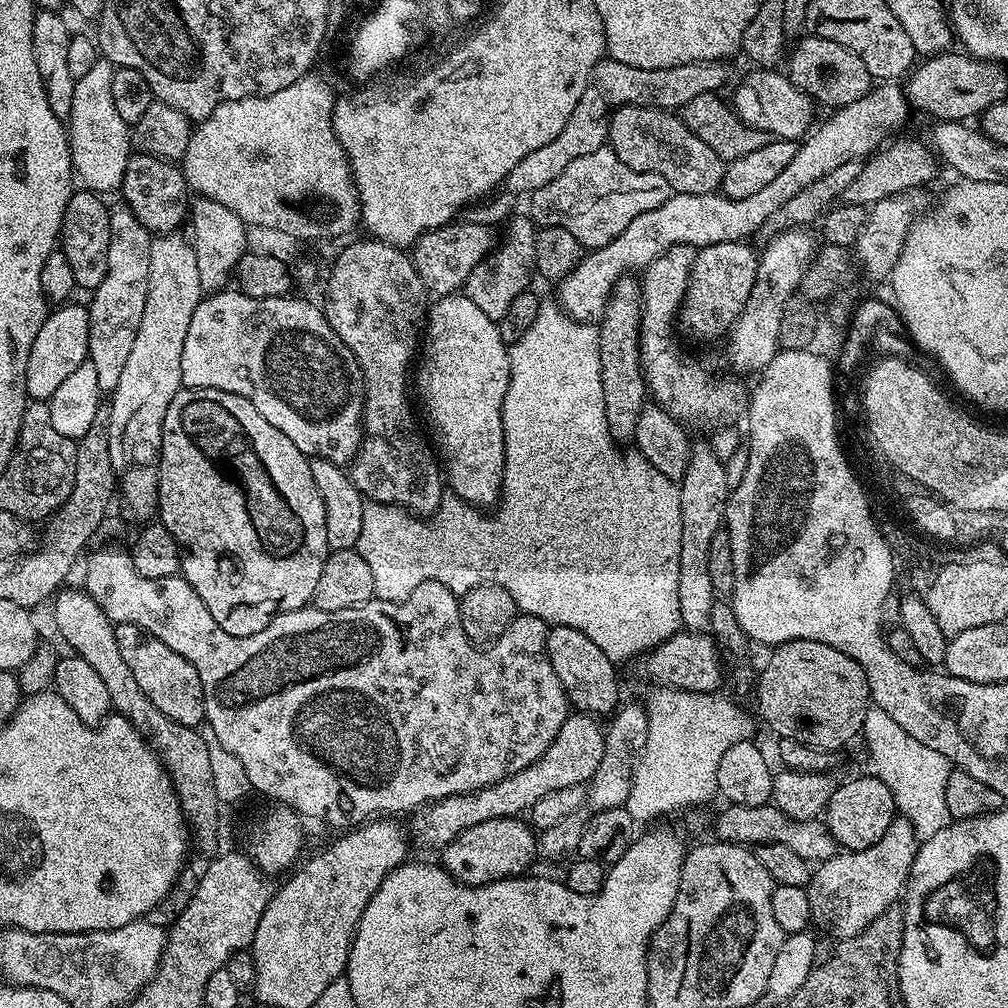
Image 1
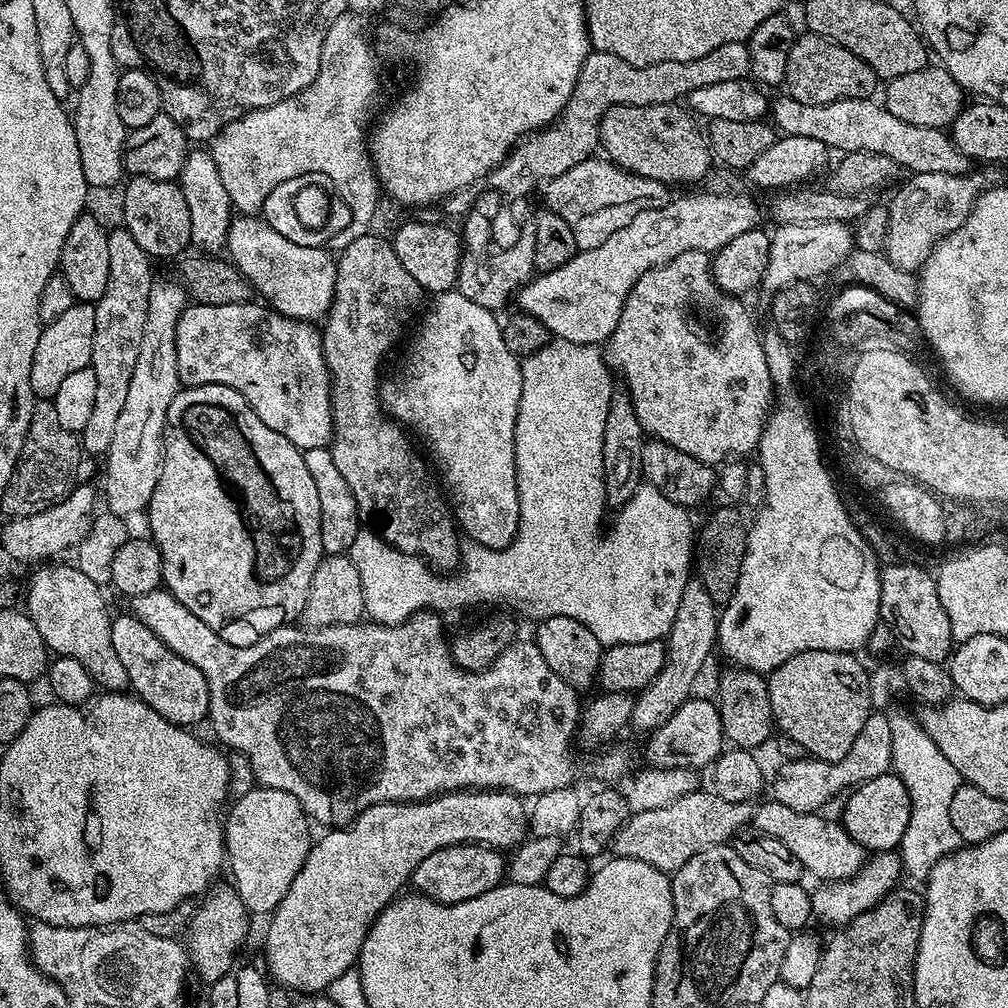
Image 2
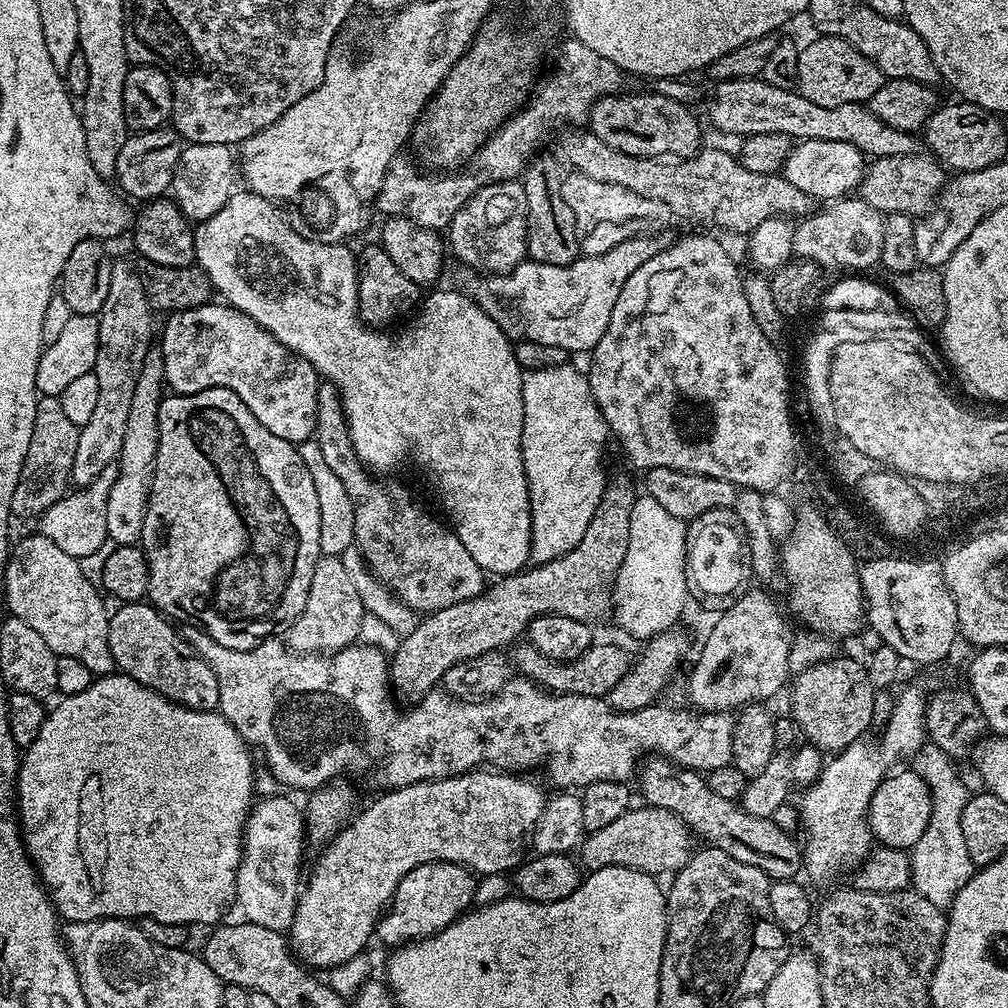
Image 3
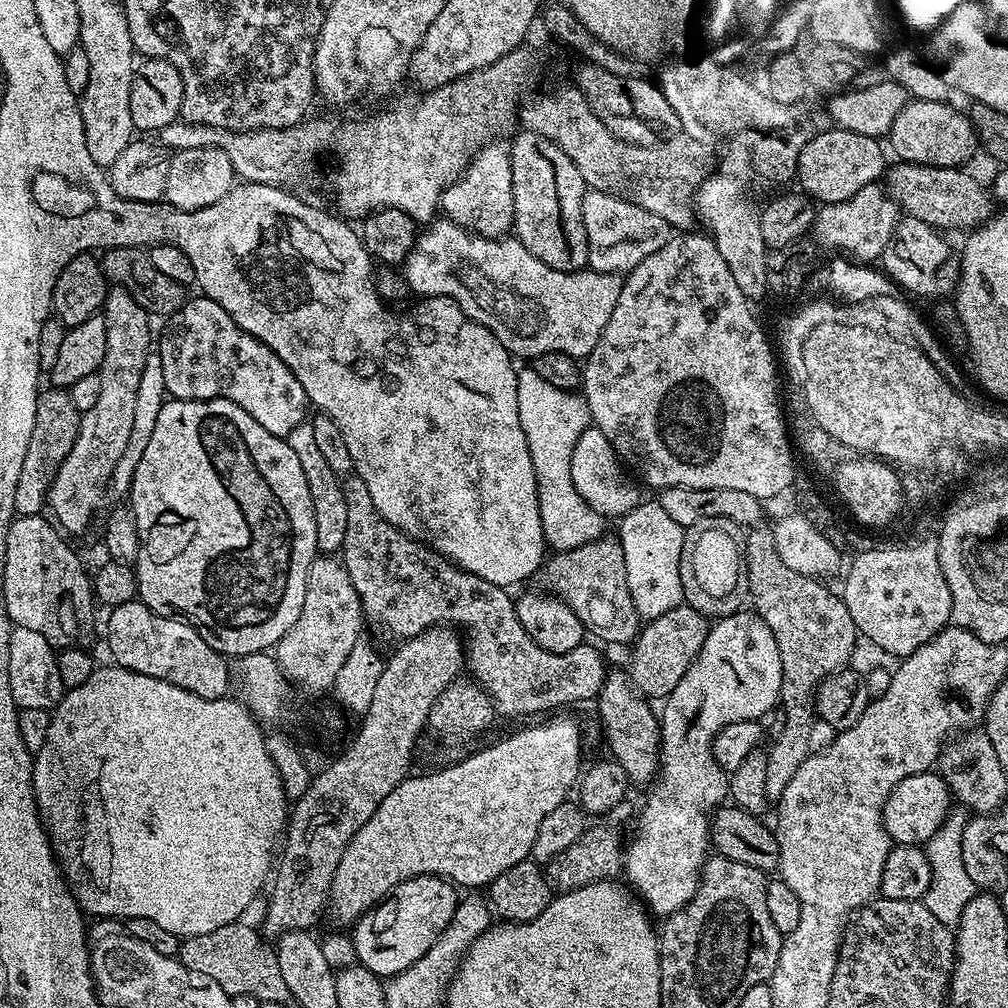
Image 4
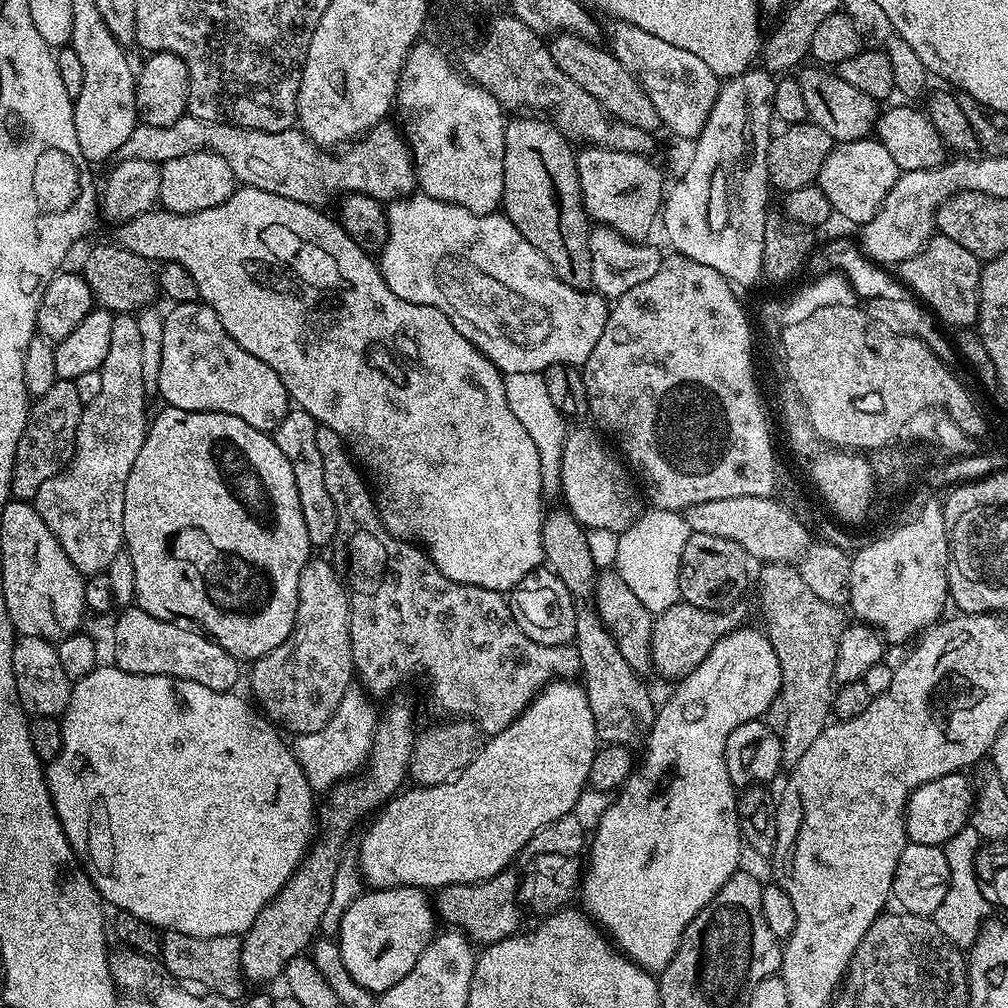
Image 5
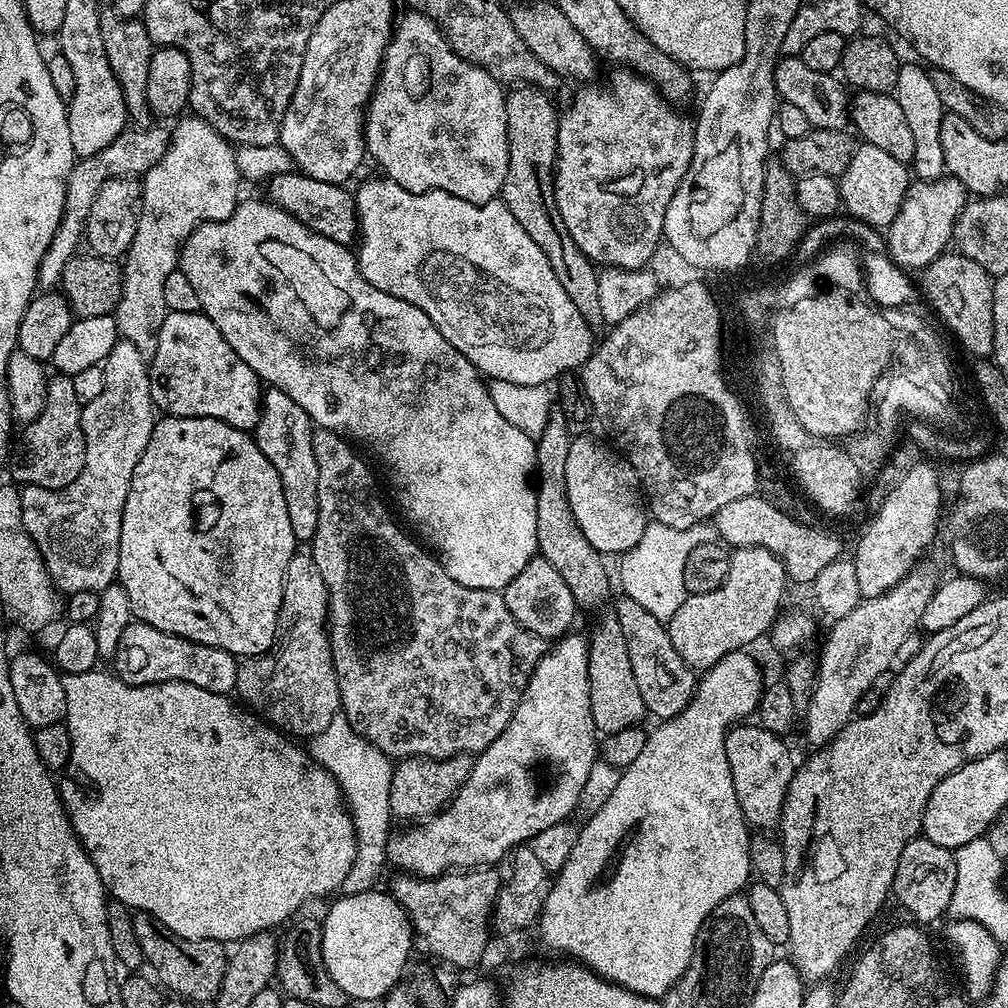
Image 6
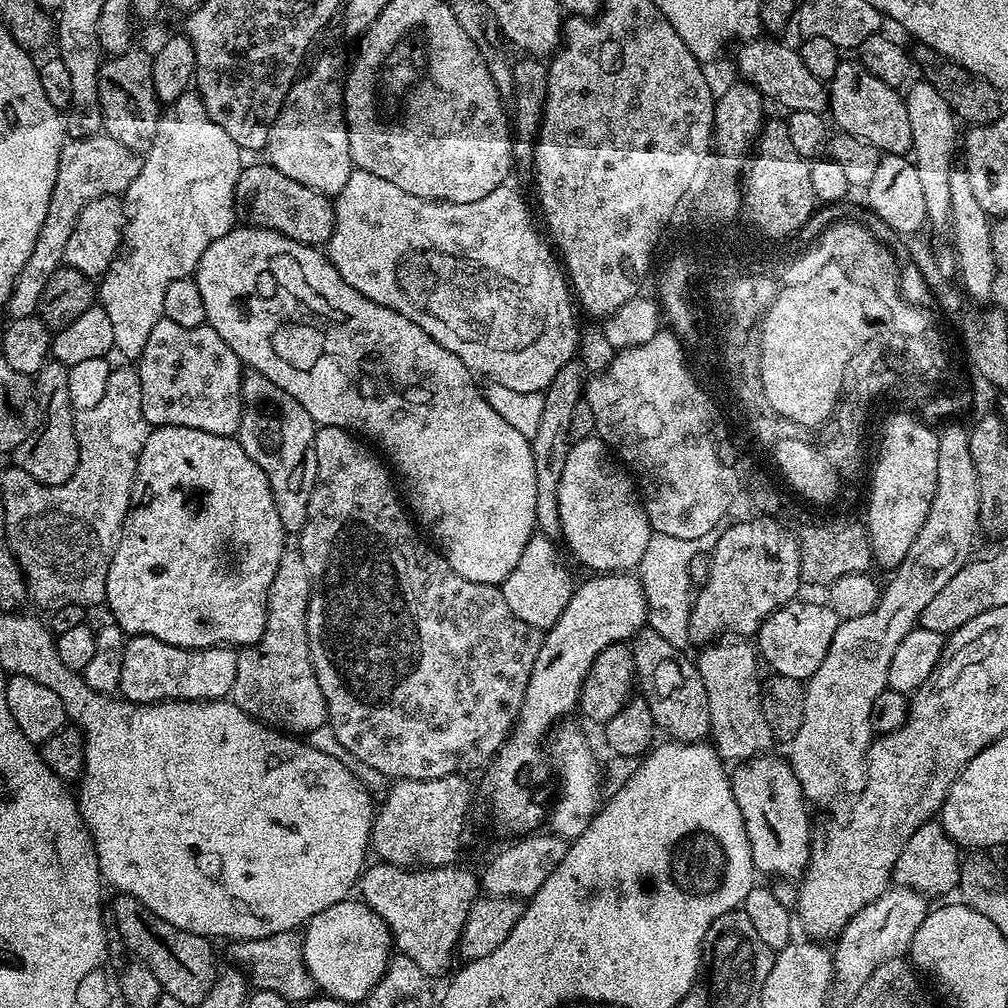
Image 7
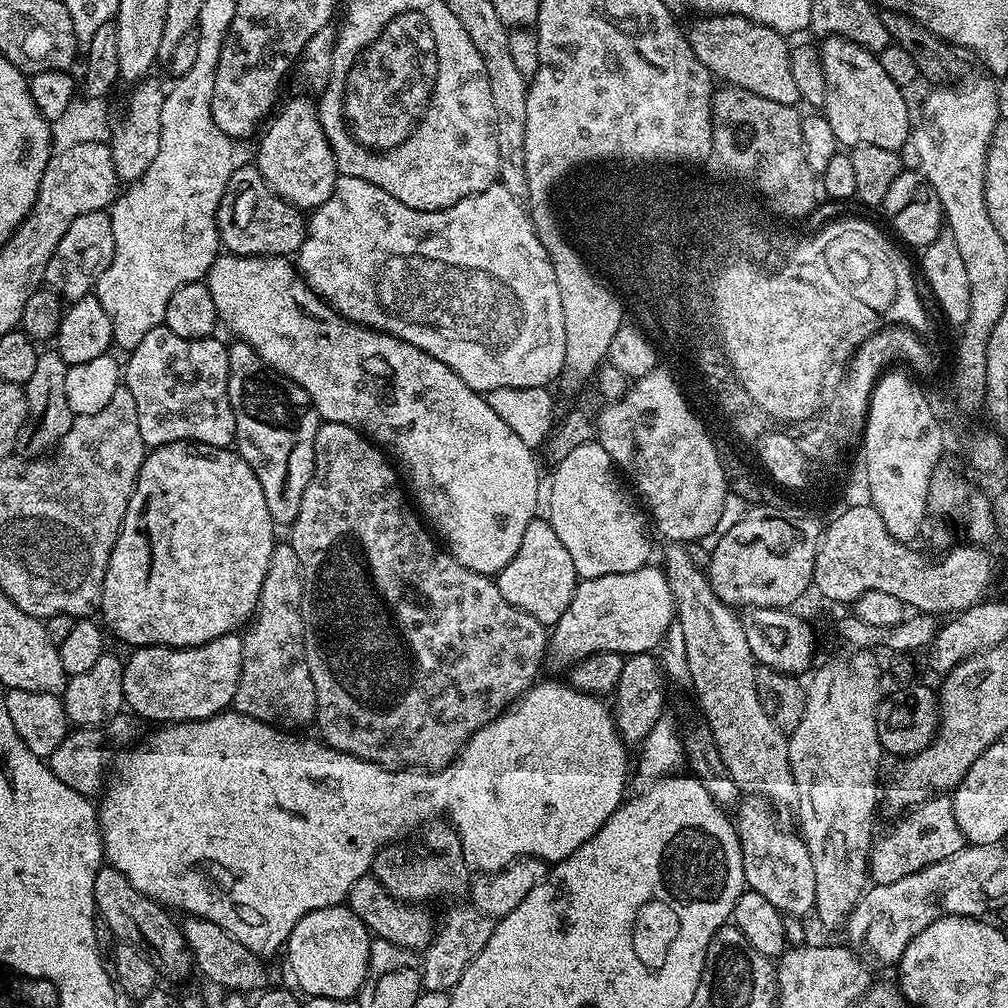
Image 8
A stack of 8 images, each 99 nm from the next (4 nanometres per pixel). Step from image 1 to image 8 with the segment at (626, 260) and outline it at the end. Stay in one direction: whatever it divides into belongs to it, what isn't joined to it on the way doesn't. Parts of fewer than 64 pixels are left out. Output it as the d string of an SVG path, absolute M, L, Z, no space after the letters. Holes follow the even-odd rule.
M337 175L330 198L326 198L326 202L322 202L322 206L307 217L307 221L308 233L305 234L298 253L298 271L324 303L352 323L375 328L377 332L388 332L426 350L426 354L438 358L438 362L446 362L446 366L450 366L450 370L454 370L454 374L458 374L466 386L481 394L499 388L543 388L551 385L551 380L563 373L566 322L562 318L562 294L558 294L558 278L554 278L554 266L542 242L536 237L529 209L499 182L478 194L462 198L449 208L423 212L406 206L406 202L398 202L394 194L386 194L386 190L374 186L374 182L362 182L362 178Z

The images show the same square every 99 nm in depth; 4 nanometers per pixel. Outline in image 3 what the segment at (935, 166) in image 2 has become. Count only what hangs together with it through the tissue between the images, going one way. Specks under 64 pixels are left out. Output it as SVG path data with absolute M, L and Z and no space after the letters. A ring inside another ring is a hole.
M763 78L754 80L721 80L715 85L716 93L708 104L708 120L720 132L728 136L753 136L754 134L786 134L793 141L821 140L822 142L850 142L865 157L878 156L911 156L917 151L917 137L911 132L894 130L886 126L864 104L847 104L846 106L814 106L810 98L802 98L802 94L791 88L770 86Z

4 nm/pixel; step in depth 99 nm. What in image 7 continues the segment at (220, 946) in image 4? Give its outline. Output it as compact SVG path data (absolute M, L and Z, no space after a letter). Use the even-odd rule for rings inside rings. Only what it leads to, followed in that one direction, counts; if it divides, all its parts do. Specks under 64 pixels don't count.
M123 894L113 897L110 920L121 936L125 949L131 955L133 952L136 955L133 957L153 972L167 995L178 998L178 1002L186 1006L200 1005L202 998L210 994L210 986L214 986L218 975L216 956L212 953L213 941L207 936L190 934L186 930L178 930L178 926L170 926L170 922L158 918L158 914L138 902L138 898Z

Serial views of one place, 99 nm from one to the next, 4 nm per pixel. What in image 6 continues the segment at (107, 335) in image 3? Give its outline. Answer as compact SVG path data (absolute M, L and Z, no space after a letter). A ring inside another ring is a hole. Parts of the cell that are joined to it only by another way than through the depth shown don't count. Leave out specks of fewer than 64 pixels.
M117 339L114 350L103 362L106 383L102 394L89 404L81 407L82 434L86 438L86 462L82 474L64 488L43 488L42 486L23 485L20 488L22 502L22 522L30 538L38 546L46 562L46 570L61 593L71 594L78 590L90 590L100 593L116 580L118 570L118 546L122 534L122 510L126 506L126 494L130 490L130 478L146 442L158 419L157 409L150 398L149 361L134 347L134 342Z

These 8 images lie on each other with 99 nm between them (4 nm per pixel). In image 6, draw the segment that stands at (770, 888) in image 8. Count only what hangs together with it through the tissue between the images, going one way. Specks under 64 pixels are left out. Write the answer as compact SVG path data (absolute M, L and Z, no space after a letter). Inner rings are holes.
M741 723L728 729L726 738L726 762L728 763L728 775L734 782L734 794L738 794L738 802L744 811L744 818L749 825L756 830L775 829L780 822L780 811L786 798L786 790L790 786L792 776L796 772L797 765L792 764L792 752L784 745L785 741L767 732L765 728L757 726L755 723Z

